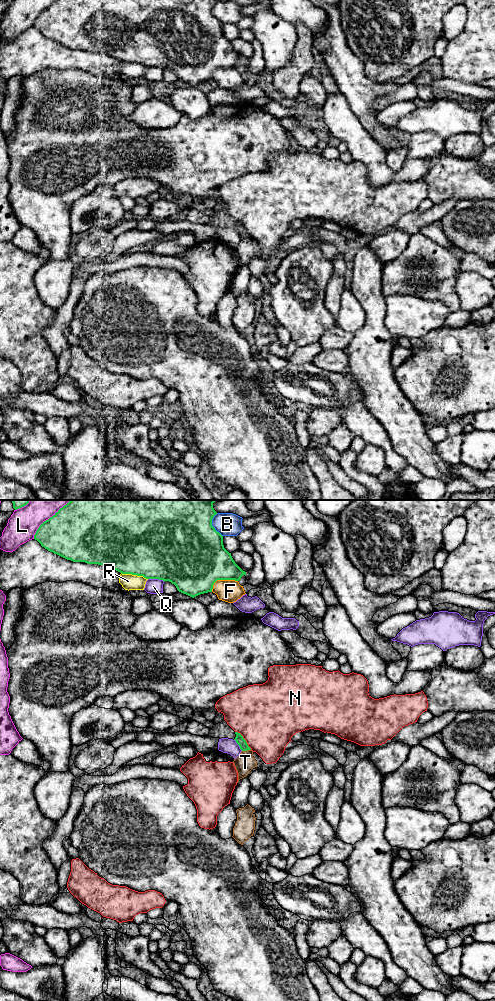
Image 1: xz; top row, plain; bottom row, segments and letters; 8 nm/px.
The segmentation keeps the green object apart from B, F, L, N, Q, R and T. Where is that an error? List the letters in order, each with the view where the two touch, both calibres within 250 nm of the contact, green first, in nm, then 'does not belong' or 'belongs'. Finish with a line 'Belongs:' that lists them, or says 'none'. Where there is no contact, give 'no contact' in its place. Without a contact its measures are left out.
B: contact in xz; calibres 500 and 190 nm; does not belong
F: contact in xz; calibres 460 and 180 nm; does not belong
L: contact in xz; calibres 380 and 240 nm; does not belong
N: contact in xz; calibres 70 and 500 nm; does not belong
Q: contact in xz; calibres 500 and 130 nm; does not belong
R: contact in xz; calibres 500 and 130 nm; does not belong
T: contact in xz; calibres 70 and 160 nm; belongs
Belongs: T

